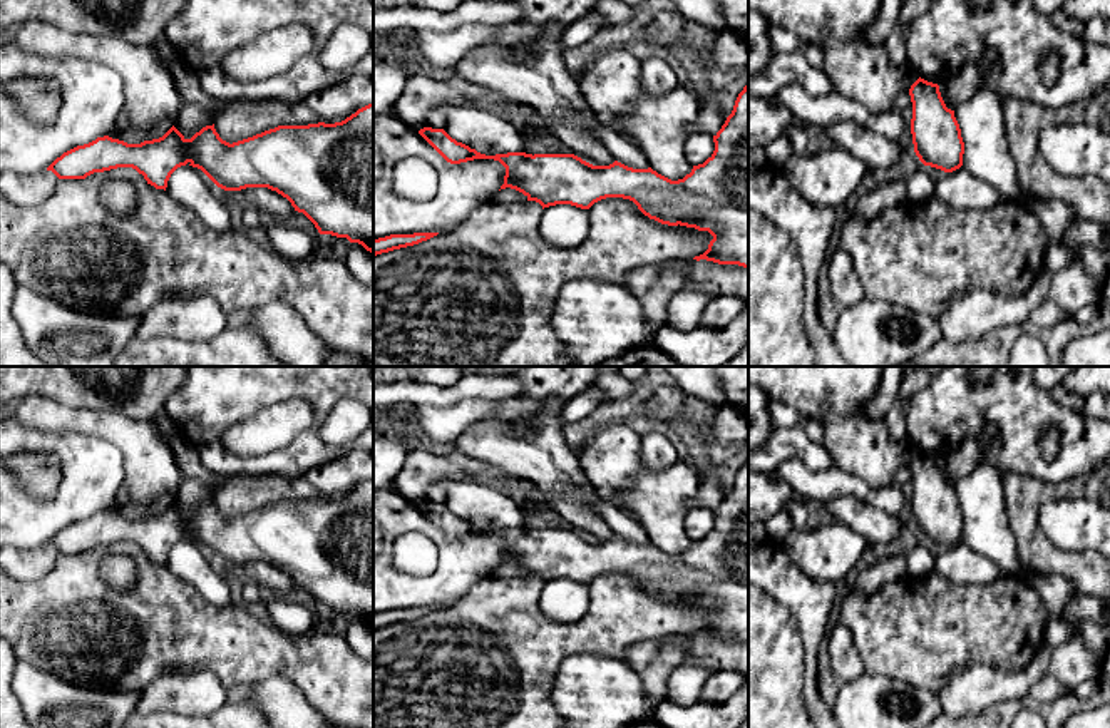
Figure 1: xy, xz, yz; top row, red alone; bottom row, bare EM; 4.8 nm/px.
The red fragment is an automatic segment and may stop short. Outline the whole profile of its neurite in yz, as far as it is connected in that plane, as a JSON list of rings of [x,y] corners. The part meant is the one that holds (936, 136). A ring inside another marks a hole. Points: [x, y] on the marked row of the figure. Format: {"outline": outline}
{"outline": [[[917,79],[909,89],[914,152],[924,166],[953,172],[963,166],[964,142],[954,110],[948,109],[939,85]]]}

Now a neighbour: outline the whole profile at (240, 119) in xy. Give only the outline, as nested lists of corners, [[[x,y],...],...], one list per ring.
[[[233,100],[214,119],[219,137],[229,144],[253,137],[278,126],[308,126],[321,122],[303,102]]]

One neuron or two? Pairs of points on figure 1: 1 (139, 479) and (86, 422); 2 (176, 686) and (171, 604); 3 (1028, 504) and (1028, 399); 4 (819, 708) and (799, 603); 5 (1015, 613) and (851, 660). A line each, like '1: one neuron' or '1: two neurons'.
1: one neuron
2: two neurons
3: two neurons
4: one neuron
5: two neurons

